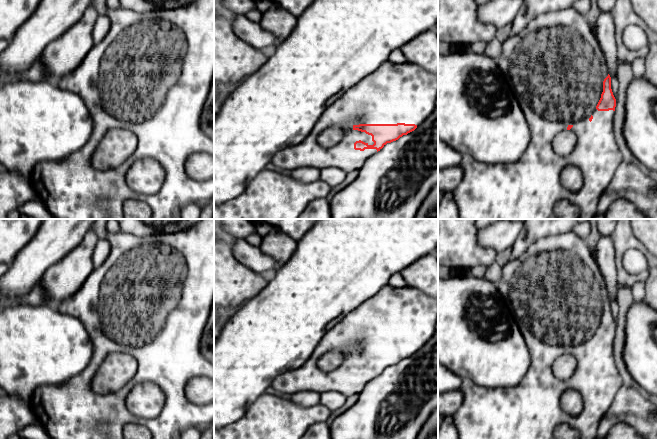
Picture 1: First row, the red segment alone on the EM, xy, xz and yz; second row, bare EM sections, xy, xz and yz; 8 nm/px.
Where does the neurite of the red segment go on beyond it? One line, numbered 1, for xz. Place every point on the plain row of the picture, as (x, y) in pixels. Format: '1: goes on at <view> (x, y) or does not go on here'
1: goes on at xz (404, 316)

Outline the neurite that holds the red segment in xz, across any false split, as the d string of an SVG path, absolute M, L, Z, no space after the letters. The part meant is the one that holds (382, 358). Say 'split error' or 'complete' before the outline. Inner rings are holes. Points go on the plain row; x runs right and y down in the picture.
split error; M387 285L376 295L333 323L332 327L324 334L316 346L310 358L299 368L277 376L273 380L271 387L278 392L290 395L302 391L318 392L320 394L333 391L340 392L346 397L359 395L365 385L380 375L387 367L398 364L422 348L435 332L437 317L438 299L407 285L403 287ZM333 350L344 352L345 359L339 367L325 372L318 367L318 360L325 353Z

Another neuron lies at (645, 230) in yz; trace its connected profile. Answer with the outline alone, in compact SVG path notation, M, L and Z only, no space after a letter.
M630 219L633 234L657 256L657 219Z

